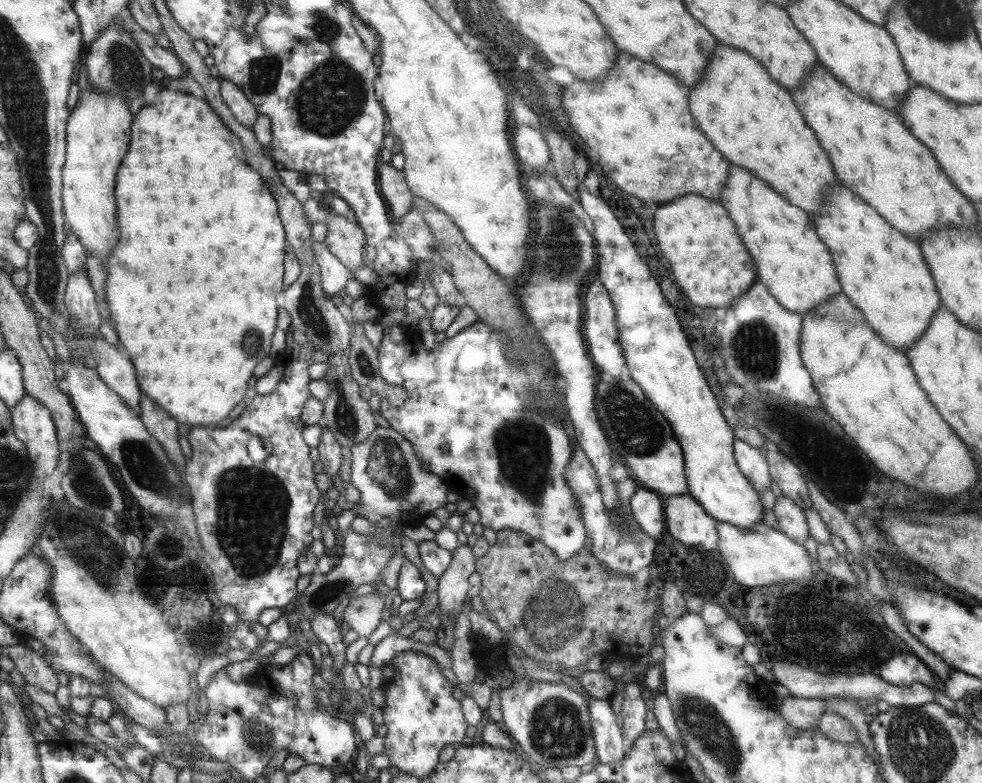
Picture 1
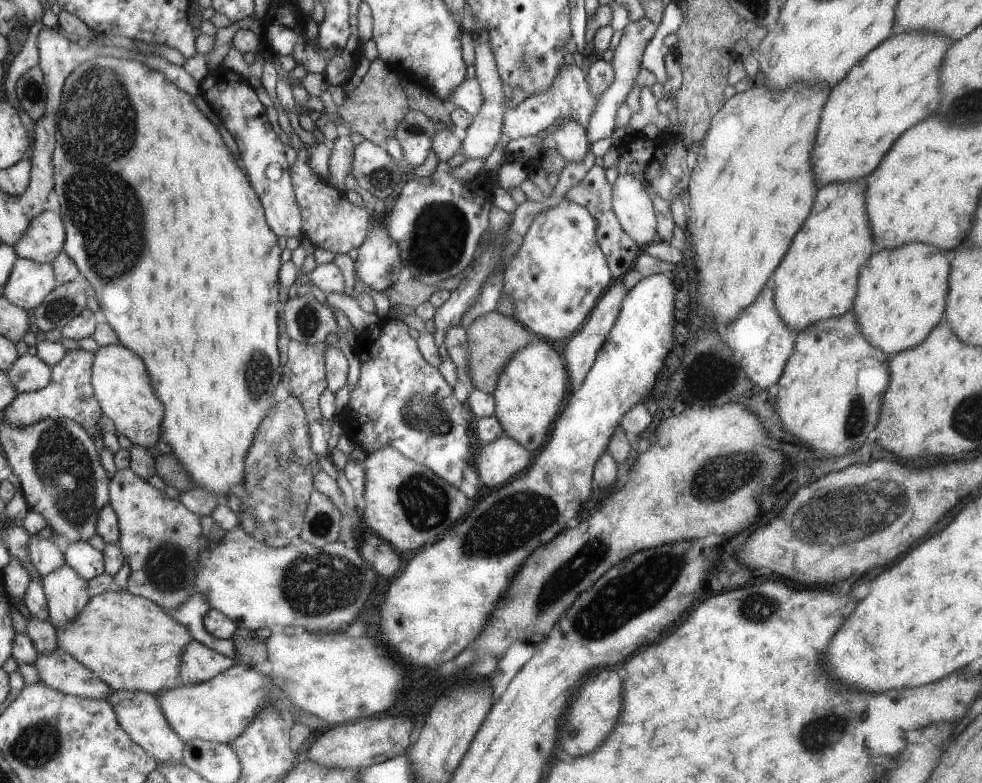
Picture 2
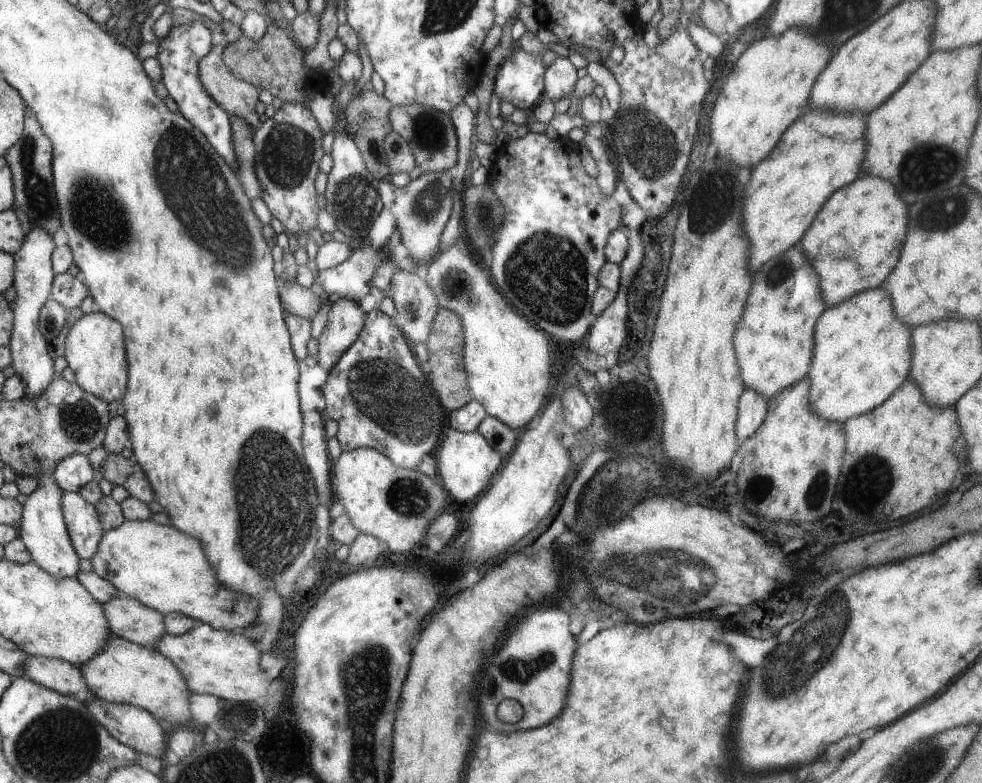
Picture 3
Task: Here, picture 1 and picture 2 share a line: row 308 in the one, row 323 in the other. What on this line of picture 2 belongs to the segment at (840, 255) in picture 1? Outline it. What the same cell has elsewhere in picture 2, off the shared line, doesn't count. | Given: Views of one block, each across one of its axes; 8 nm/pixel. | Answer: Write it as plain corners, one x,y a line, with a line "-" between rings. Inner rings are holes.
909,242
903,244
899,248
891,248
891,250
877,250
871,253
869,260
863,266
863,274
859,274
856,286
856,297
854,298
853,306
851,309
855,311
858,316
859,326
862,328
863,338
871,340
871,346
879,346
879,350
883,350
886,355
898,353
900,350
917,346
925,336
927,336
931,329
938,324
939,321
945,317
946,297
949,286
950,274
950,256
951,254
944,251
937,250
937,247
927,243

